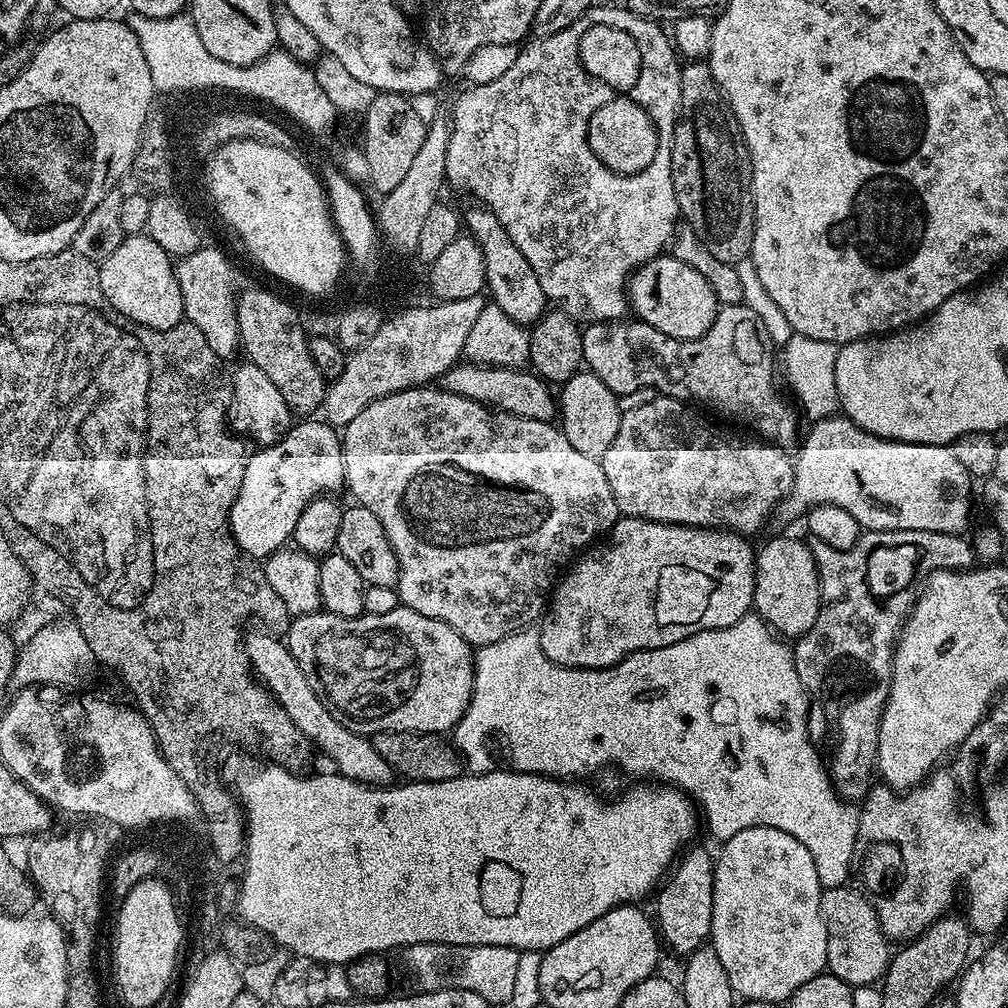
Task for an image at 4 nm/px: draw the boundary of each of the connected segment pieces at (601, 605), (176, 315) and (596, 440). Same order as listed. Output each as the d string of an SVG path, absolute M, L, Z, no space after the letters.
M626 516L617 520L611 532L607 533L604 542L605 544L600 549L596 549L596 546L589 547L559 577L558 583L551 593L550 607L538 628L542 654L546 654L546 658L550 658L550 662L560 664L563 668L609 668L622 662L632 652L670 646L674 642L682 642L699 632L734 626L734 622L738 622L753 611L752 595L754 594L754 578L756 577L757 549L754 544L752 548L753 541L749 537L742 536L739 532L714 528L691 528L685 524L663 524L653 520Z
M125 235L118 250L102 261L99 270L102 294L117 317L154 330L170 330L184 320L182 290L178 290L173 257L148 235Z
M581 370L574 373L563 385L558 396L558 424L570 441L570 446L586 458L600 460L618 434L622 413L619 410L617 393L612 392L594 373Z

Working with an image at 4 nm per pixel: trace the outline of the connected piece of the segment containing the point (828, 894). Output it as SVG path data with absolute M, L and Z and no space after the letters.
M852 886L823 889L820 893L820 913L828 931L827 971L853 986L872 986L883 981L888 971L890 940L878 922L874 906L870 906L864 893Z

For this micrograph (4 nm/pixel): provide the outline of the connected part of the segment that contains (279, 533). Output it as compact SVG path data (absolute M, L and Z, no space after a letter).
M320 418L301 420L301 424L293 423L278 442L257 447L246 462L242 490L228 511L228 525L236 545L250 557L267 558L285 547L310 501L345 487L341 433Z

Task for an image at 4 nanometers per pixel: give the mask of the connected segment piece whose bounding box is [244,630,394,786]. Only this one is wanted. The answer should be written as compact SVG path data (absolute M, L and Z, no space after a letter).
M267 630L260 632L244 632L244 649L248 655L248 664L253 673L258 677L259 683L272 693L272 697L290 714L290 722L298 726L298 730L307 738L313 749L328 755L328 760L333 764L335 771L341 776L357 780L359 784L375 784L388 786L393 783L392 768L384 756L376 753L373 741L369 737L361 736L359 732L342 726L336 717L331 716L328 708L318 698L318 694L308 685L306 674L302 674L302 666L290 654L287 643L279 635Z

